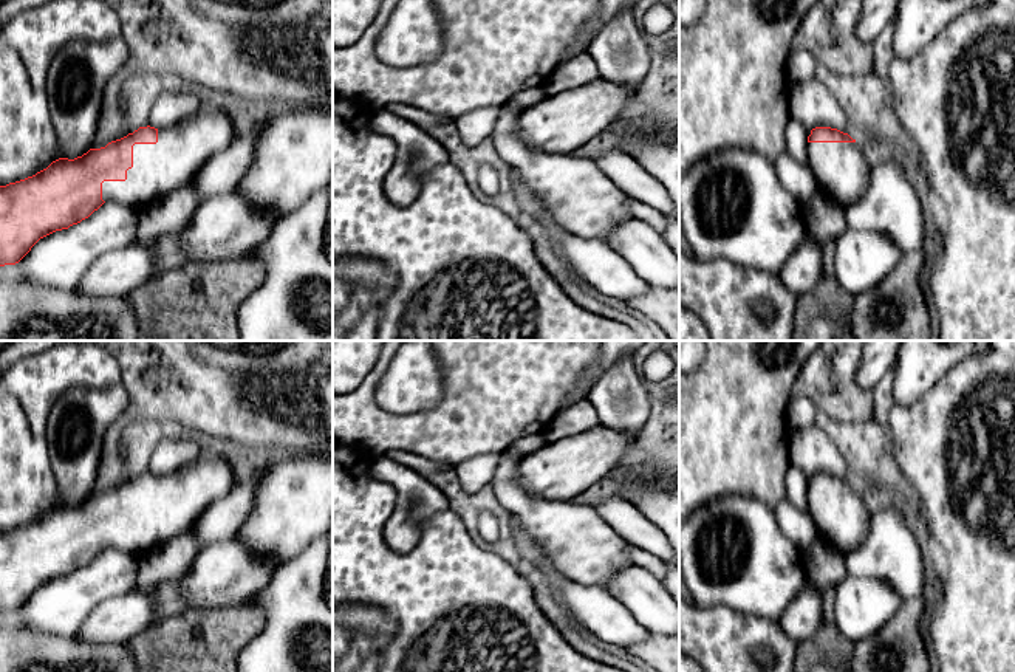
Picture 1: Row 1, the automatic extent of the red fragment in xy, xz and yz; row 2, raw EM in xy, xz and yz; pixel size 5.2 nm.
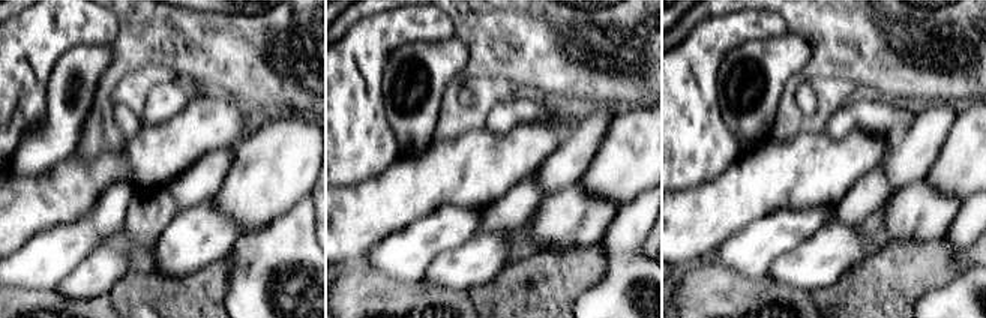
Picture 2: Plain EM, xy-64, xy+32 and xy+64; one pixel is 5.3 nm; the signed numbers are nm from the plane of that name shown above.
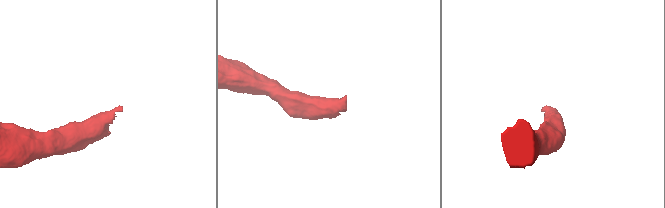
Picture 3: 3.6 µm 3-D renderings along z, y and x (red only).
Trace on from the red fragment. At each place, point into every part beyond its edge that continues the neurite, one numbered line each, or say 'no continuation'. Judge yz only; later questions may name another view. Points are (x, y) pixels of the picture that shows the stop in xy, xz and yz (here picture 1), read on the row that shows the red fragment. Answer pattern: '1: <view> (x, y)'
1: yz (840, 169)

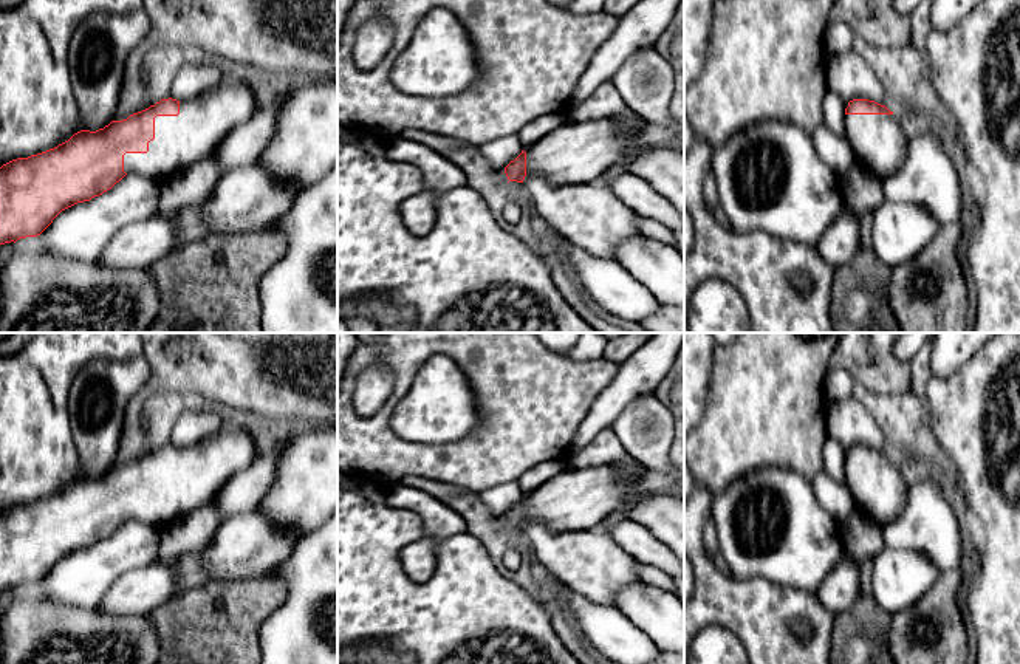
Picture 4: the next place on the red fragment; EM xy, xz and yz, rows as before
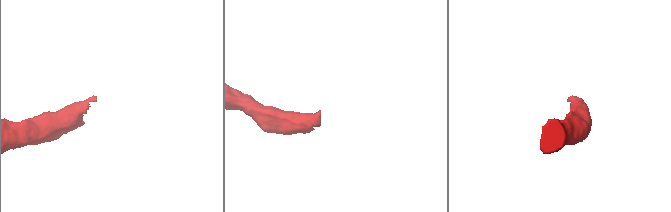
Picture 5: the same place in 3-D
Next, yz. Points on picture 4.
1: yz (878, 141)

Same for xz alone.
1: xz (581, 152)

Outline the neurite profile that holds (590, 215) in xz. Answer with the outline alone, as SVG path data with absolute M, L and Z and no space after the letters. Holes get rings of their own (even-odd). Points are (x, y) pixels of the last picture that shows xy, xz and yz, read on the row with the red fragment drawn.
M545 178L523 180L532 212L565 241L597 258L613 258L619 241L641 235L636 212L604 181L553 186Z

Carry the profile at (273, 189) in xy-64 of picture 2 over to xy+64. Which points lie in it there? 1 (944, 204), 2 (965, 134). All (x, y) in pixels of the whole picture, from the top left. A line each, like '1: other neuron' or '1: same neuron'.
1: other neuron
2: same neuron

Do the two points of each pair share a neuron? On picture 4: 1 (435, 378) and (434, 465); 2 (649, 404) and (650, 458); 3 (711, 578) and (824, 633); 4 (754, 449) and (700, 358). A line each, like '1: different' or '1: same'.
1: different
2: same
3: same
4: different

